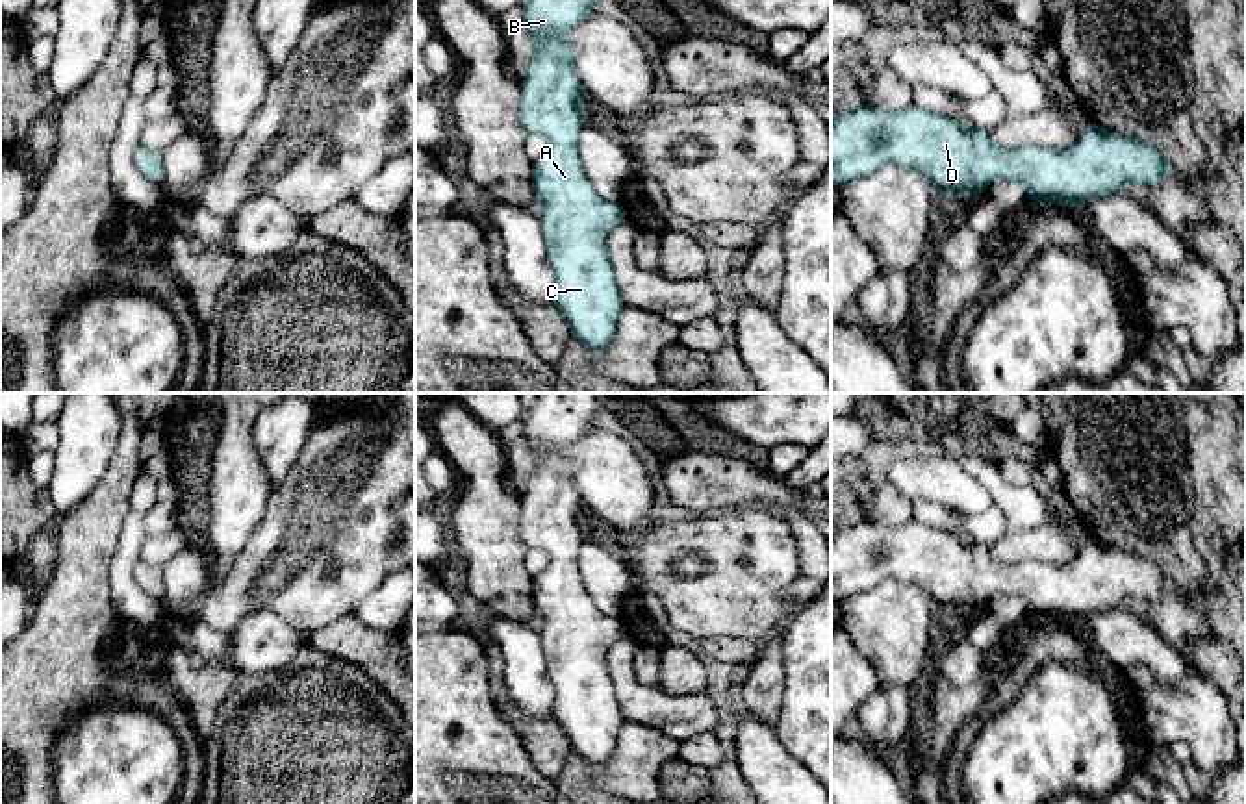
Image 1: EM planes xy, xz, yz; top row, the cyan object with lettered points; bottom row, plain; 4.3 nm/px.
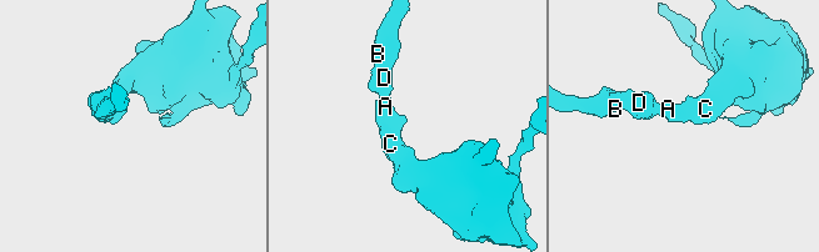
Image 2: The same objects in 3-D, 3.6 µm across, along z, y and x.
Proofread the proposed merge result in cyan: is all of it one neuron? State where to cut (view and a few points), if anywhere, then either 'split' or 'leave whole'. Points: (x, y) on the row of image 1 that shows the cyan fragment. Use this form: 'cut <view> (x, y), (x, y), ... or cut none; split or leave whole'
cut none; leave whole

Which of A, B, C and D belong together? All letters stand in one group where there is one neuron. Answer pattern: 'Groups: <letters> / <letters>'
Groups: A B C D

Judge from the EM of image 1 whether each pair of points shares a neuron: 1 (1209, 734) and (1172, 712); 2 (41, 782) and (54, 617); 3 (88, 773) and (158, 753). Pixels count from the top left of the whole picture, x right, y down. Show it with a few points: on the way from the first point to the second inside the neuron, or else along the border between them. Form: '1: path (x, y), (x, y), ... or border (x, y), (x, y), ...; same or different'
1: path (1200, 725), (1187, 712), (1182, 712); same
2: path (38, 741), (38, 686), (54, 669), (54, 658); same
3: path (104, 773), (114, 773), (141, 753); same

